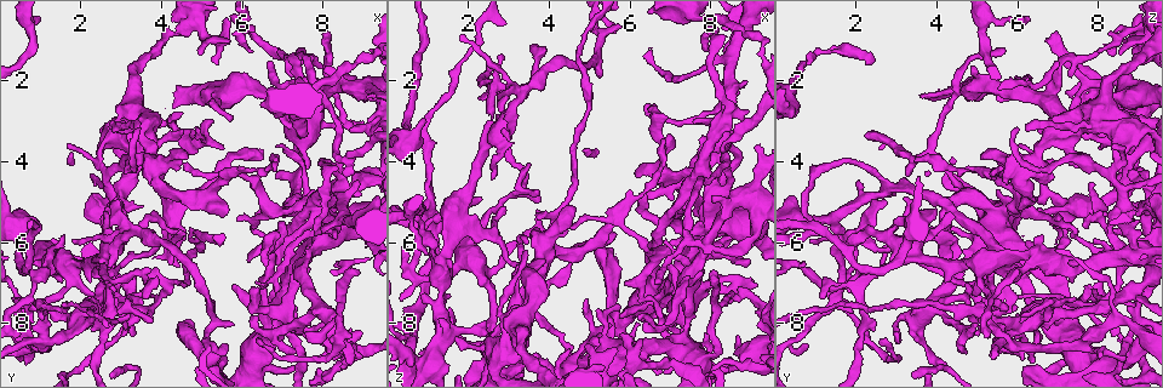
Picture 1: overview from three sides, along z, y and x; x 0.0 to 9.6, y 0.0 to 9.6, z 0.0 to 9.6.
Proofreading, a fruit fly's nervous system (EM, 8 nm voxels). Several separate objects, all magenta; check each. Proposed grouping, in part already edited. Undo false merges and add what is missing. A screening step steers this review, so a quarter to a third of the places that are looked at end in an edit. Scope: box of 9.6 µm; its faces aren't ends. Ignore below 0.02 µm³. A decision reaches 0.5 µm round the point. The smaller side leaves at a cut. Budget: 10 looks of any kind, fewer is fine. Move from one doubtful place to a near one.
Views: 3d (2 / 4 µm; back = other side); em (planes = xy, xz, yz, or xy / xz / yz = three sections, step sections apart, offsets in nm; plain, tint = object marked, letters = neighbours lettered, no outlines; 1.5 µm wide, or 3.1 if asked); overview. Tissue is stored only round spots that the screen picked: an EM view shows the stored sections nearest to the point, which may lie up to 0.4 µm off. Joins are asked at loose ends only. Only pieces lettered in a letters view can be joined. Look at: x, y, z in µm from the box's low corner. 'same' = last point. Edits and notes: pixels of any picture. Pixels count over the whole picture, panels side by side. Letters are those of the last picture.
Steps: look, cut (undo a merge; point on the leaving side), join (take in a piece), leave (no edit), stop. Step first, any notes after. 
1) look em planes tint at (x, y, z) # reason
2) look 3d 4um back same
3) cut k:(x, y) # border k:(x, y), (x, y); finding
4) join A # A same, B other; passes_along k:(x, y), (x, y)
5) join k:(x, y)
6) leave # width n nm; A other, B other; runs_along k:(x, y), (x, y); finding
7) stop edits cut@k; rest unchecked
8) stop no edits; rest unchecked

look 3d 4um at (8.45, 2.00, 6.15) # closes a loop

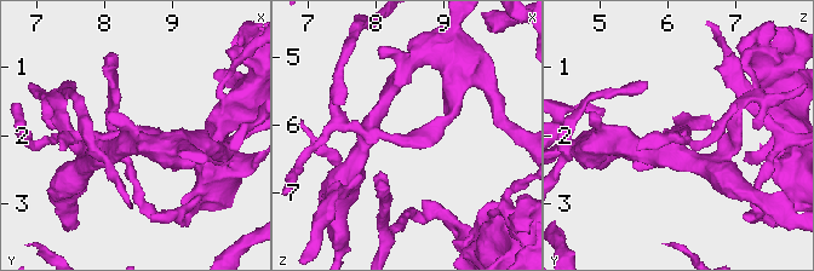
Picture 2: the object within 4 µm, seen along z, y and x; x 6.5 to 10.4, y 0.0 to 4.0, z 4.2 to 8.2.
look em planes letters at (8.45, 1.95, 6.20)

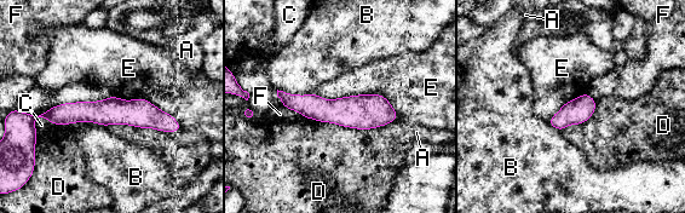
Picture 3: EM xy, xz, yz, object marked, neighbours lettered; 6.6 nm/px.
leave # A other, B other, C other, D other, E other, F other; border 3:(315, 92), (380, 93), (398, 116); one cell here

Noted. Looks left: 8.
look em planes letters at (5.65, 1.00, 8.60) # an open end

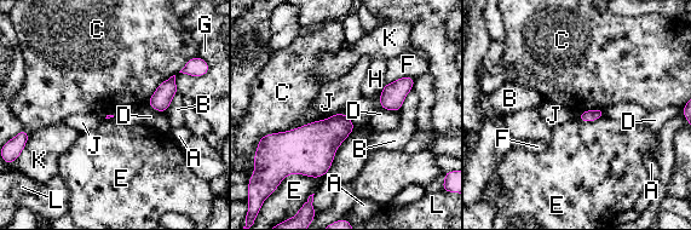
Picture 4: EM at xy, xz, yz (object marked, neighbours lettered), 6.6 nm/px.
leave # A other, B other, C other, D other, E other, F other, G other, H other, J other, K other, L other; border 4:(174, 74), (157, 86), (145, 104); none of them fits

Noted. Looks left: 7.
look 3d 4um at (3.20, 7.80, 5.95) # thin end

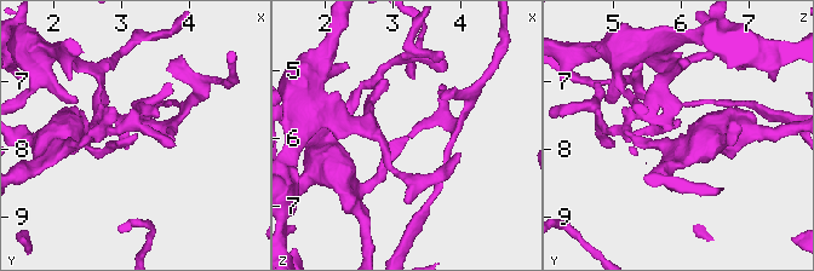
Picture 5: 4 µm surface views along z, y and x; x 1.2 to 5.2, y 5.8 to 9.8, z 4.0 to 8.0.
look em planes tint at (3.20, 7.80, 6.00) # need the tissue

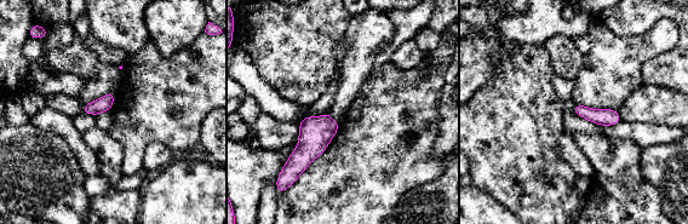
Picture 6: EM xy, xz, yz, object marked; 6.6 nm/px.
look em planes letters same

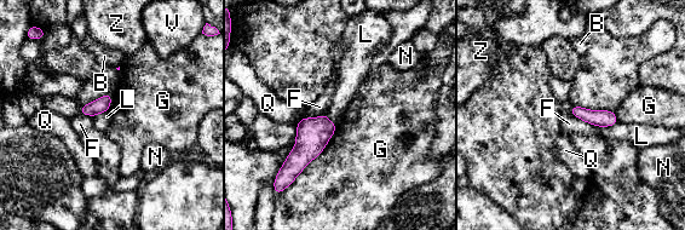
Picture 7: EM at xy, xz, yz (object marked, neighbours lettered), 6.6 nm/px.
leave # B other, F other, G other, L other, N other, Q other, V other, Z other; border 7:(337, 124), (326, 148), (293, 183); no lettered piece goes on from it

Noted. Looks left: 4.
look 3d 2um at (6.45, 8.45, 2.60) # an open end

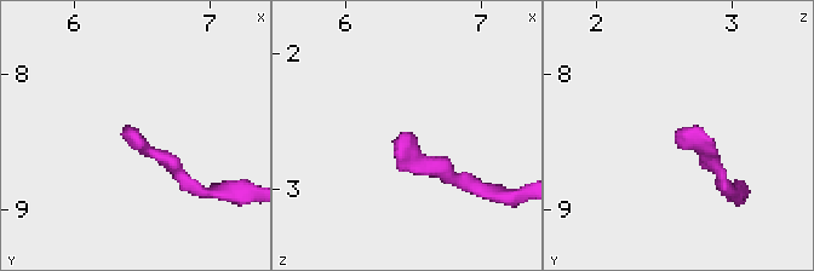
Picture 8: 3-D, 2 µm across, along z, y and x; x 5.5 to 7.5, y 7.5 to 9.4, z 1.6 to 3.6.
look em planes letters at (6.46, 8.48, 2.56)

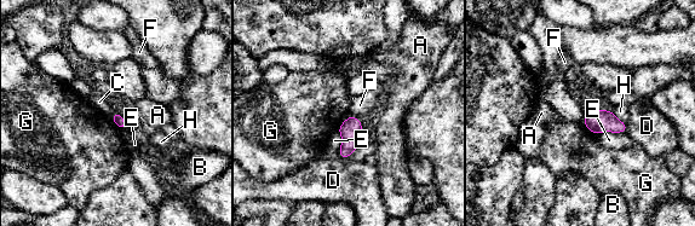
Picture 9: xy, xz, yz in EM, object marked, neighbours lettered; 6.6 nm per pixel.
leave # A other, B other, C other, D other, E other, F other, G other, H other; border 9:(349, 115), (357, 117); no lettered piece goes on from it

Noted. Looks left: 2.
look 3d 4um back at (6.50, 7.15, 1.30) # end of a long branch

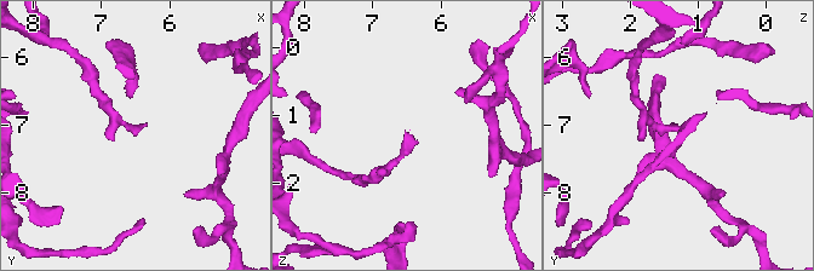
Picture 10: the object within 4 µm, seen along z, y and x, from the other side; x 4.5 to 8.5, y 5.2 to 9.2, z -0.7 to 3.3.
look em planes letters at (6.50, 7.05, 1.30)

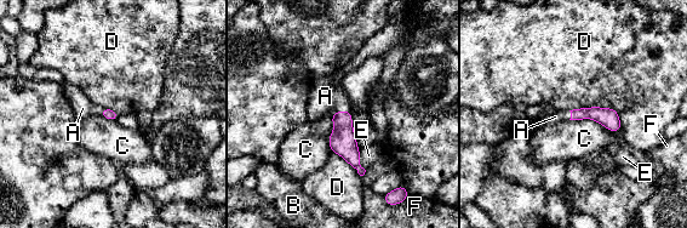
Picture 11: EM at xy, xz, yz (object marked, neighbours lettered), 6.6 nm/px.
join A # A same, B other, C other, D other, E other, F other; passes_along 11:(342, 141), (341, 110), (325, 96); the cell continues

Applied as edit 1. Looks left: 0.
stop edits join@11; rest unchecked

